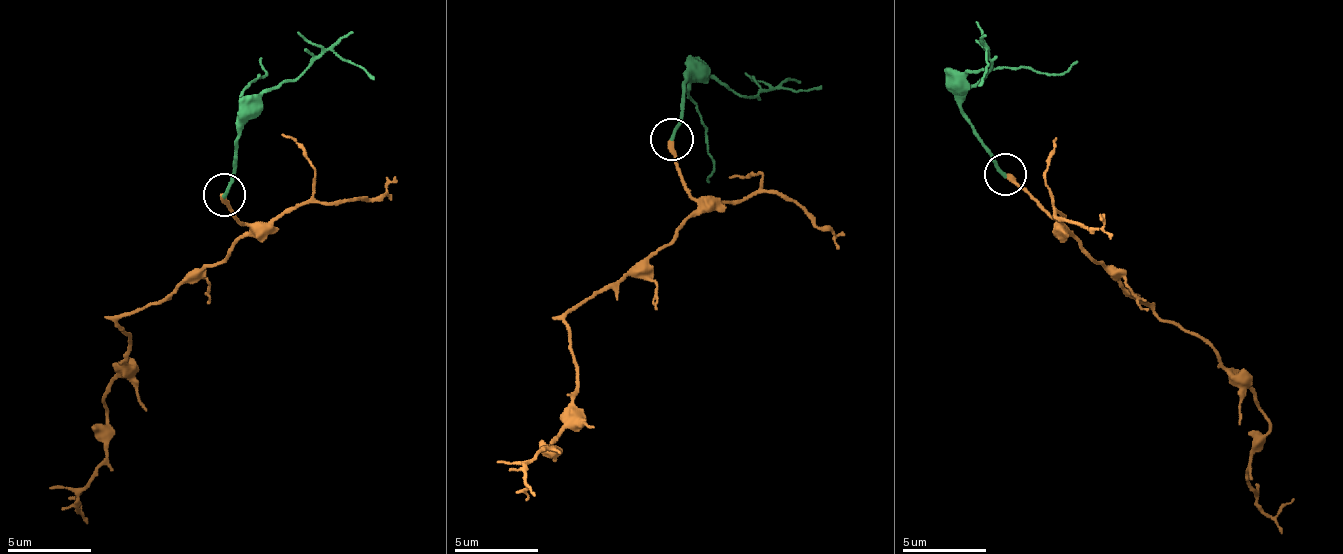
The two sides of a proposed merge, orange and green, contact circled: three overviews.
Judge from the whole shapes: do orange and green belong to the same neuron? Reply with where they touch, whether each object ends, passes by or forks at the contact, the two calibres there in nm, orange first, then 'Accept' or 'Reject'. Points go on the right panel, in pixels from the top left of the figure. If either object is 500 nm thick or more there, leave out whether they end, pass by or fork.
Place: (1005, 174). At the ring orange ends. At the ring green ends. Thickness 300 nm (orange) against 200 nm. Accept

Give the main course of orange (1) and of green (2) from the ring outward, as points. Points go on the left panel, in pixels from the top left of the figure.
1: (225, 193), (250, 230), (115, 321), (128, 333), (128, 370), (107, 386), (107, 452), (77, 510), (77, 488)
2: (225, 194), (238, 121), (259, 100), (331, 49), (373, 80)

